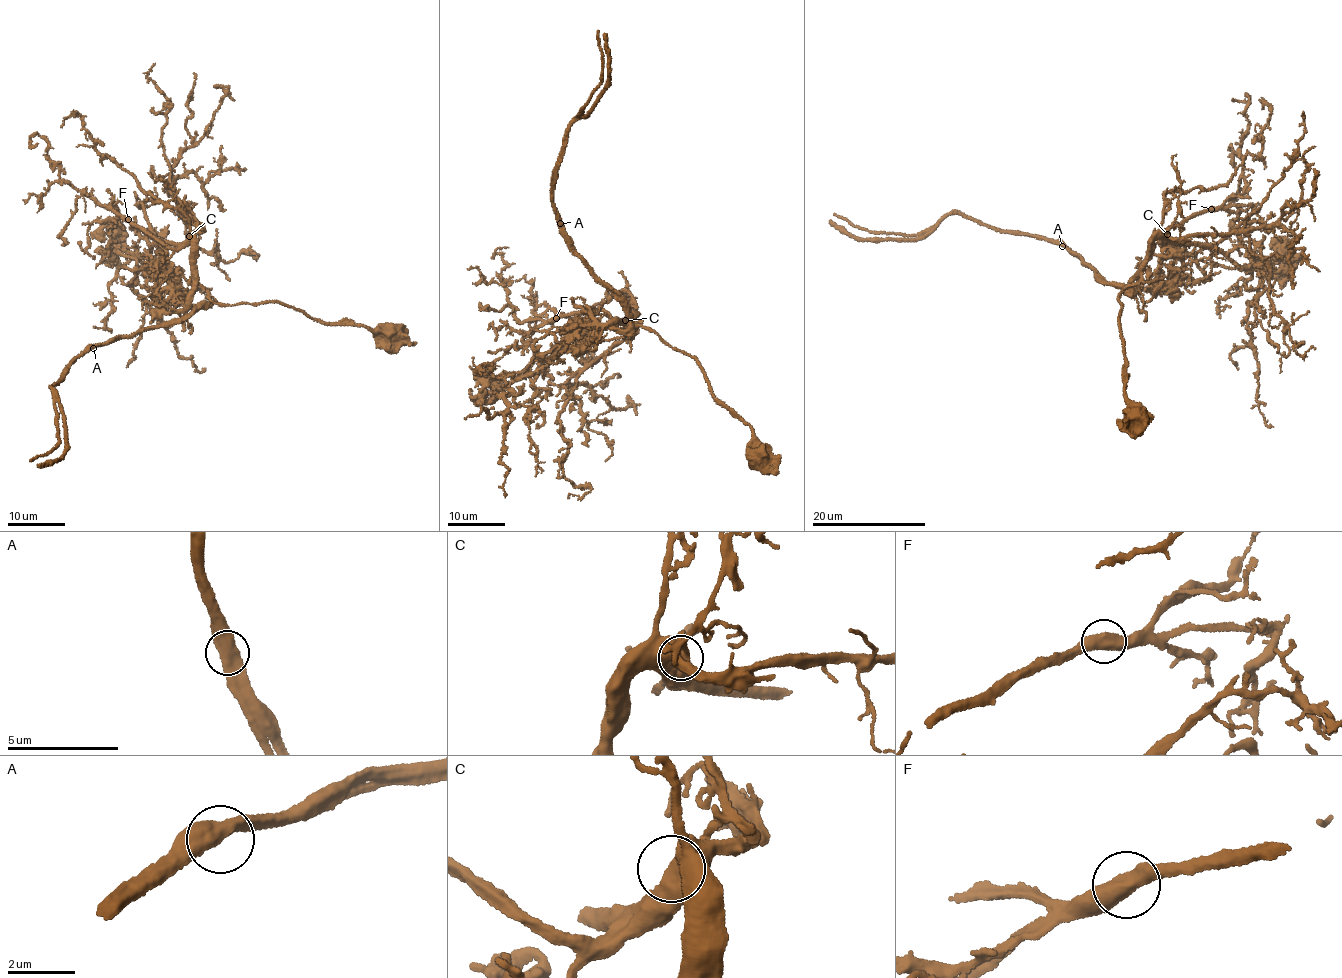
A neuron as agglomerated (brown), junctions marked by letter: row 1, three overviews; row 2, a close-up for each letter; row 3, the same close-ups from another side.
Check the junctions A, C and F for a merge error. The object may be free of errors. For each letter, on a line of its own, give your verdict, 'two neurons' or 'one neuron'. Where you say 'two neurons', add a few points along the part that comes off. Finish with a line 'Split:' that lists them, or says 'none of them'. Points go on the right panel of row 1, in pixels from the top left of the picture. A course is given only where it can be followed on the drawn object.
A: two neurons; course (1061, 246), (1130, 295), (1167, 254), (1193, 256), (1203, 271), (1243, 267), (1286, 259), (1282, 240), (1293, 242)
C: one neuron
F: one neuron
Split: A

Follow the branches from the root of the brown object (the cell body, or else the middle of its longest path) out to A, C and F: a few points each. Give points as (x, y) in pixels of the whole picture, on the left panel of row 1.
A: (389, 334), (363, 325), (315, 319), (277, 302), (215, 303), (199, 285), (187, 304), (205, 308), (93, 348)
C: (389, 334), (363, 325), (315, 319), (277, 302), (227, 305), (212, 301), (197, 281), (196, 251), (189, 236)
F: (389, 334), (315, 319), (277, 302), (212, 301), (197, 281), (193, 241), (177, 249), (162, 245), (128, 219)

